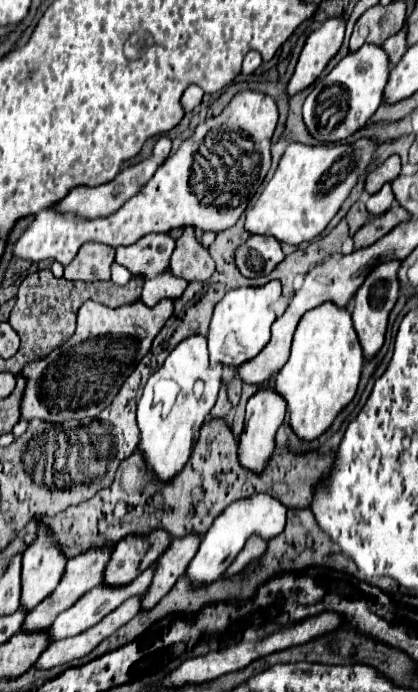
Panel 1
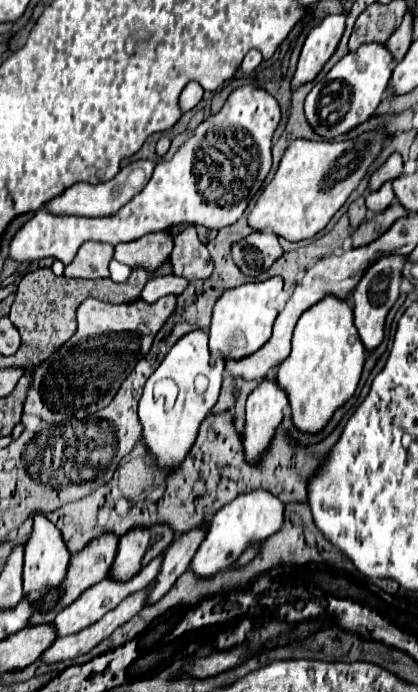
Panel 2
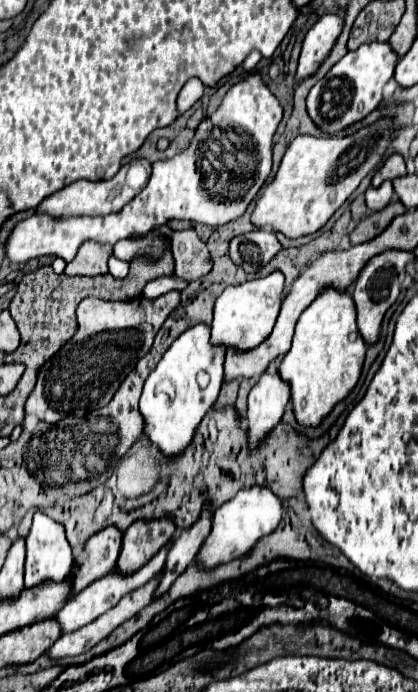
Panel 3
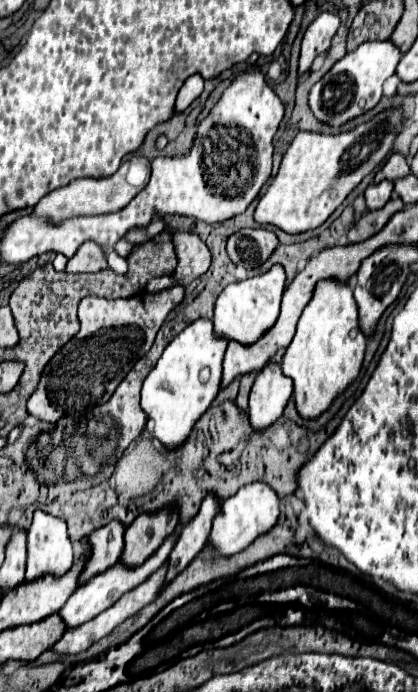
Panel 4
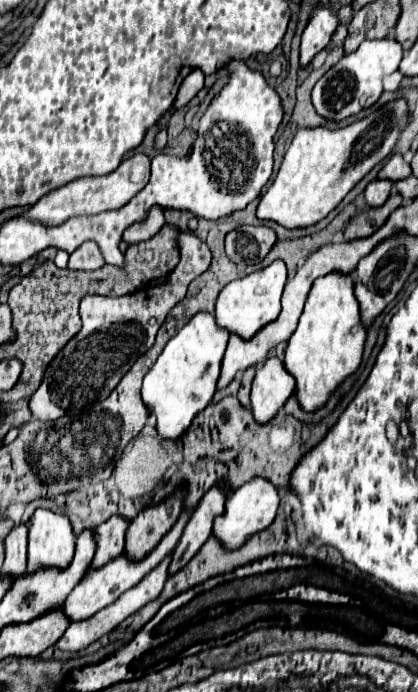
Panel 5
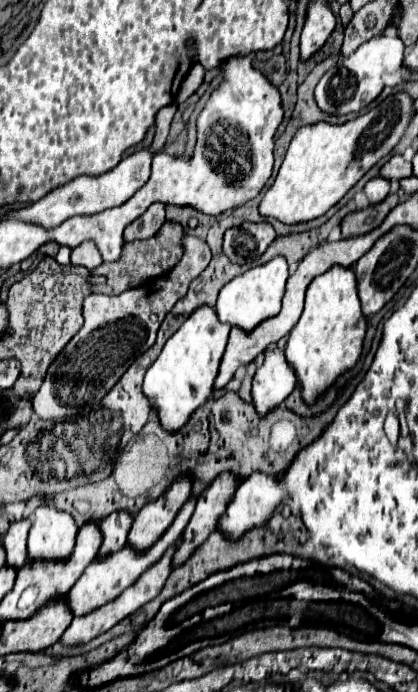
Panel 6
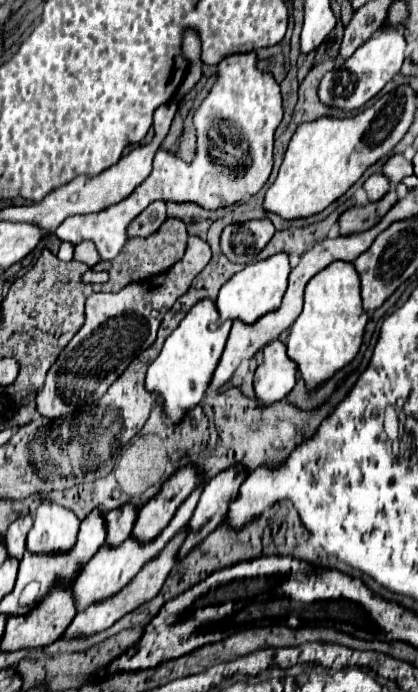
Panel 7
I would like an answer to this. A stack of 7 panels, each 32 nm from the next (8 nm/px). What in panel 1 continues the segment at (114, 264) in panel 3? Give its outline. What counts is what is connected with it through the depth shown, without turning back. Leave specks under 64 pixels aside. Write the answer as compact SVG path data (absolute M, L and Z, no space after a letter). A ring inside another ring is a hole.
M114 262L111 266L111 281L118 285L125 285L131 278L130 272L120 266L118 263Z

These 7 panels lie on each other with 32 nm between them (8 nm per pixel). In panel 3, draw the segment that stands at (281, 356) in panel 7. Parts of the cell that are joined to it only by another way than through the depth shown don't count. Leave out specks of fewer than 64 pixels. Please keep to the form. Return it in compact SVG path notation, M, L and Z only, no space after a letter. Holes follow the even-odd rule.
M270 370L270 372L264 372L258 380L258 384L252 388L250 396L248 396L248 414L246 414L246 420L248 420L248 448L250 450L256 450L260 448L260 444L268 438L268 434L272 432L272 428L282 420L282 414L284 414L284 408L290 400L290 388L288 384L284 384L278 376L278 372Z

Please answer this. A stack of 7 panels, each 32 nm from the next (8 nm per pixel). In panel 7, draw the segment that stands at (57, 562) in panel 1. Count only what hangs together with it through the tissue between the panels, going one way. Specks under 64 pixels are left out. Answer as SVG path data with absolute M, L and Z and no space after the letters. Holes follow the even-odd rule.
M42 502L34 512L34 526L28 534L28 552L32 554L60 554L68 552L76 542L78 518L74 512L54 504Z

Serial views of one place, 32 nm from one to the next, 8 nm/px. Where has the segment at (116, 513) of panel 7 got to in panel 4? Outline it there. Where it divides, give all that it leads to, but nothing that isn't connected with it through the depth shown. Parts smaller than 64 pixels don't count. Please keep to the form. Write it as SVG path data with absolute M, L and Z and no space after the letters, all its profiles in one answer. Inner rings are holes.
M116 520L102 526L90 534L88 544L92 544L92 556L88 558L88 564L84 564L84 572L80 572L78 584L86 584L92 580L92 576L98 576L118 562L124 548L124 526Z

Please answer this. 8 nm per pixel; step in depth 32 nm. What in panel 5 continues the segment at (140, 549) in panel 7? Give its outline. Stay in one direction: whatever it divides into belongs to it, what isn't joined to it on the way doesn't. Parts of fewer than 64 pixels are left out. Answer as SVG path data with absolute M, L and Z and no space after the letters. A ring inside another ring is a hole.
M182 512L180 518L178 518L178 522L174 524L174 528L164 536L164 540L156 546L156 550L150 552L150 556L144 558L142 562L130 562L130 560L122 554L122 556L118 556L114 562L110 562L110 564L106 564L106 566L102 566L102 568L98 568L98 570L88 570L88 572L82 576L82 580L78 582L78 586L72 590L72 594L68 596L68 600L66 600L64 608L62 608L64 616L66 616L70 622L88 620L90 616L94 616L96 612L100 612L102 608L106 608L108 604L112 604L114 600L118 600L118 596L122 596L128 588L136 586L148 572L152 572L152 568L156 568L156 564L160 564L160 560L164 560L164 556L168 556L168 554L174 550L174 546L178 544L180 536L182 536L182 530L184 530L188 518L190 518L190 514L188 514L188 512Z

